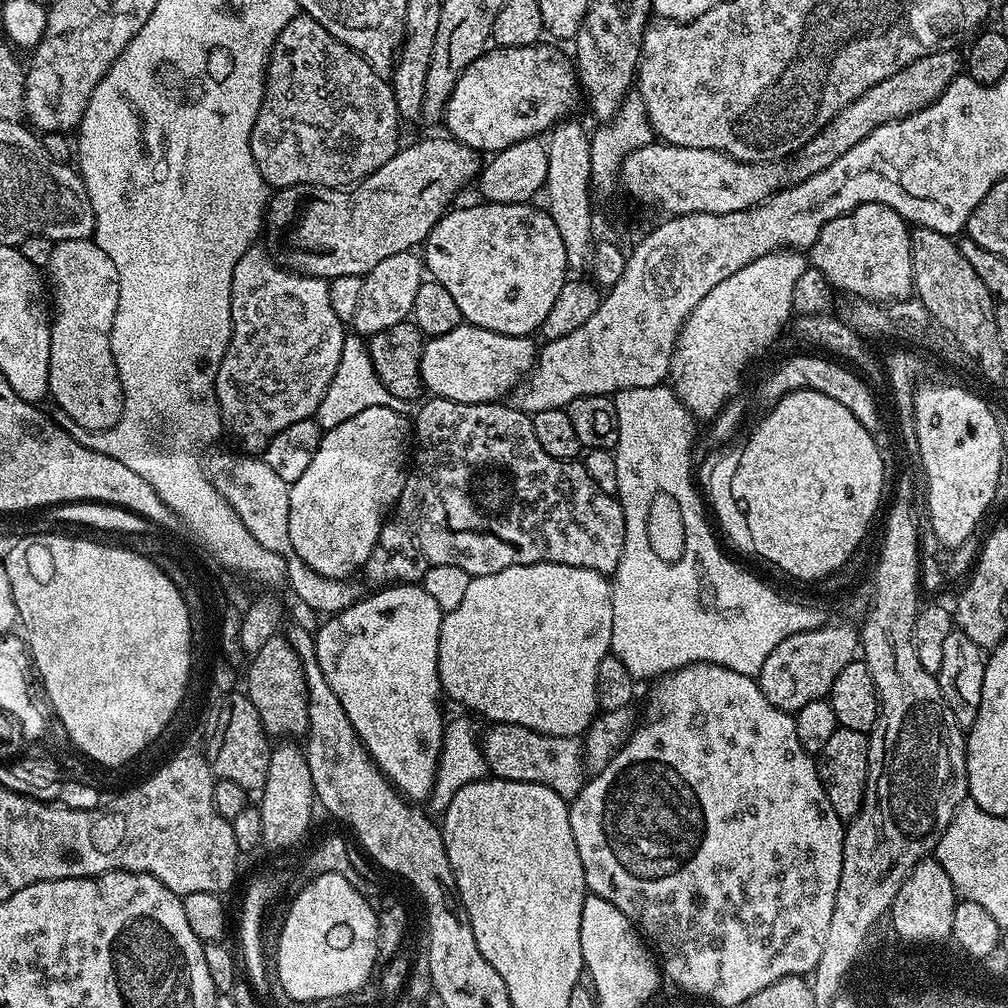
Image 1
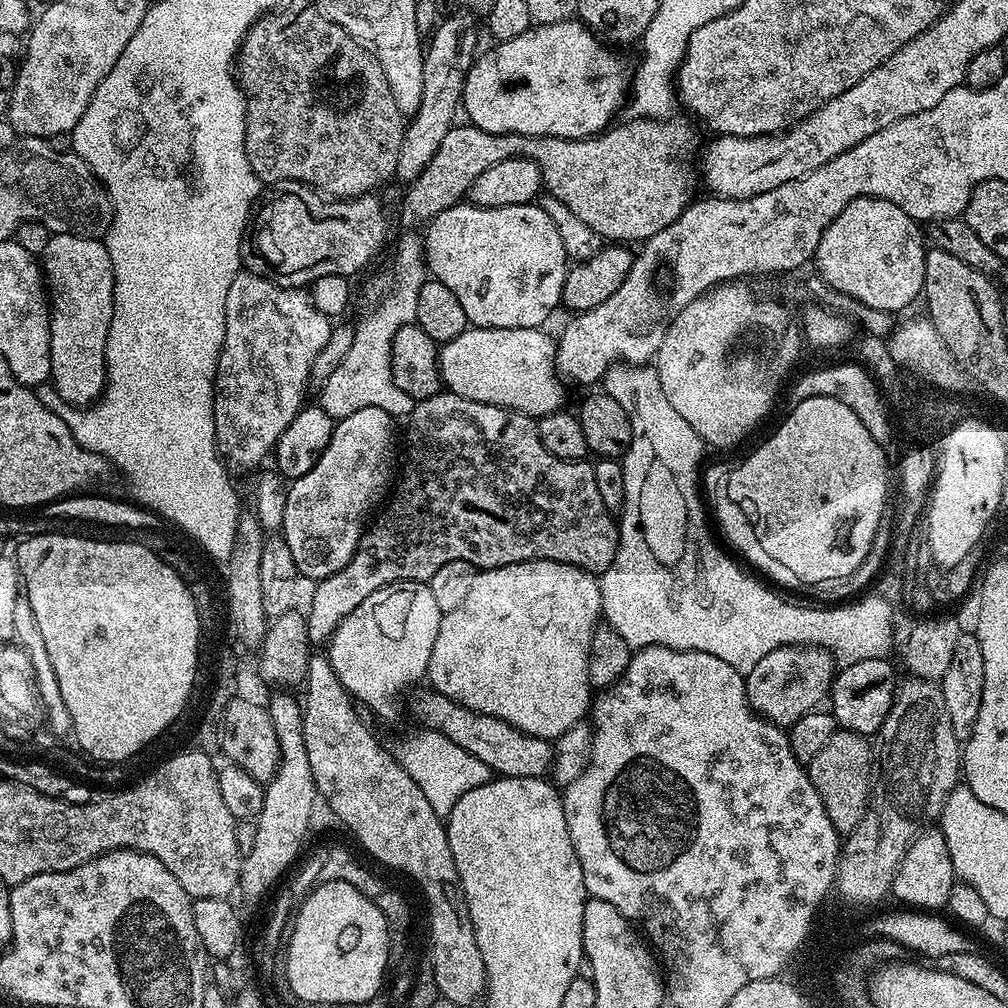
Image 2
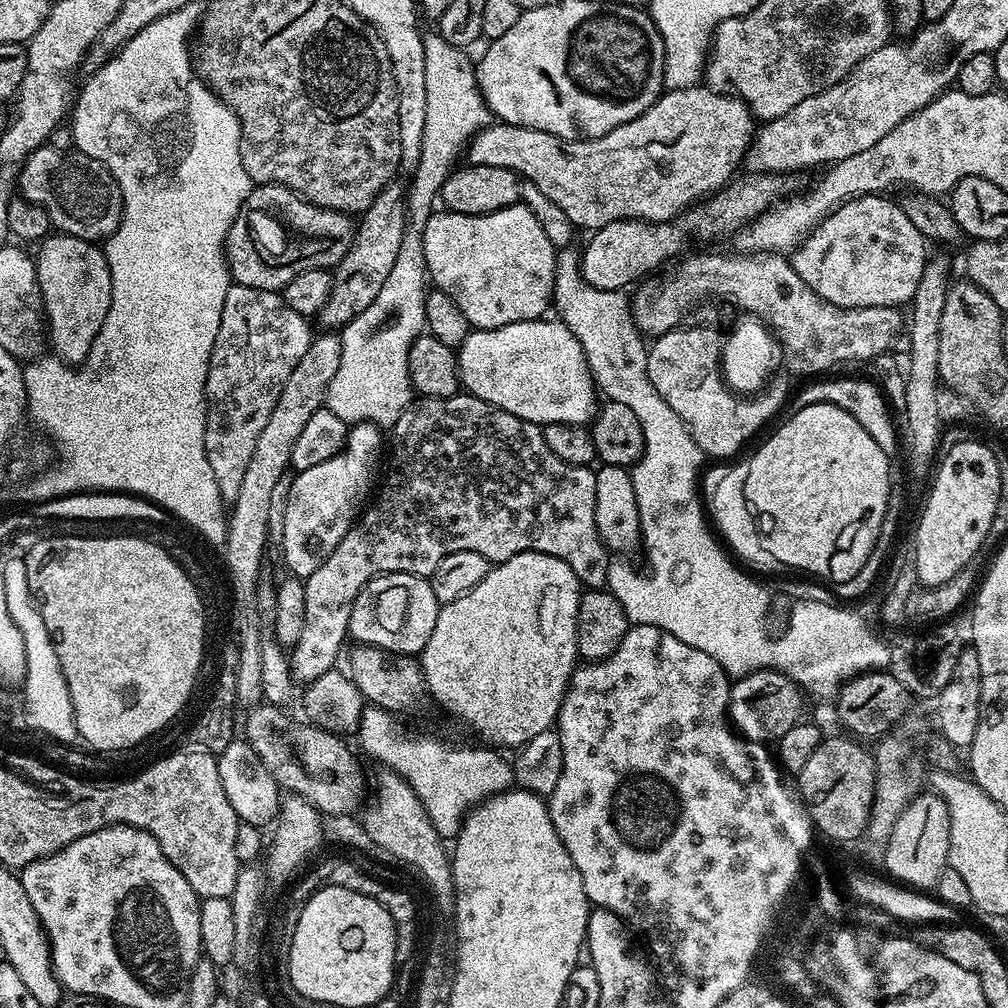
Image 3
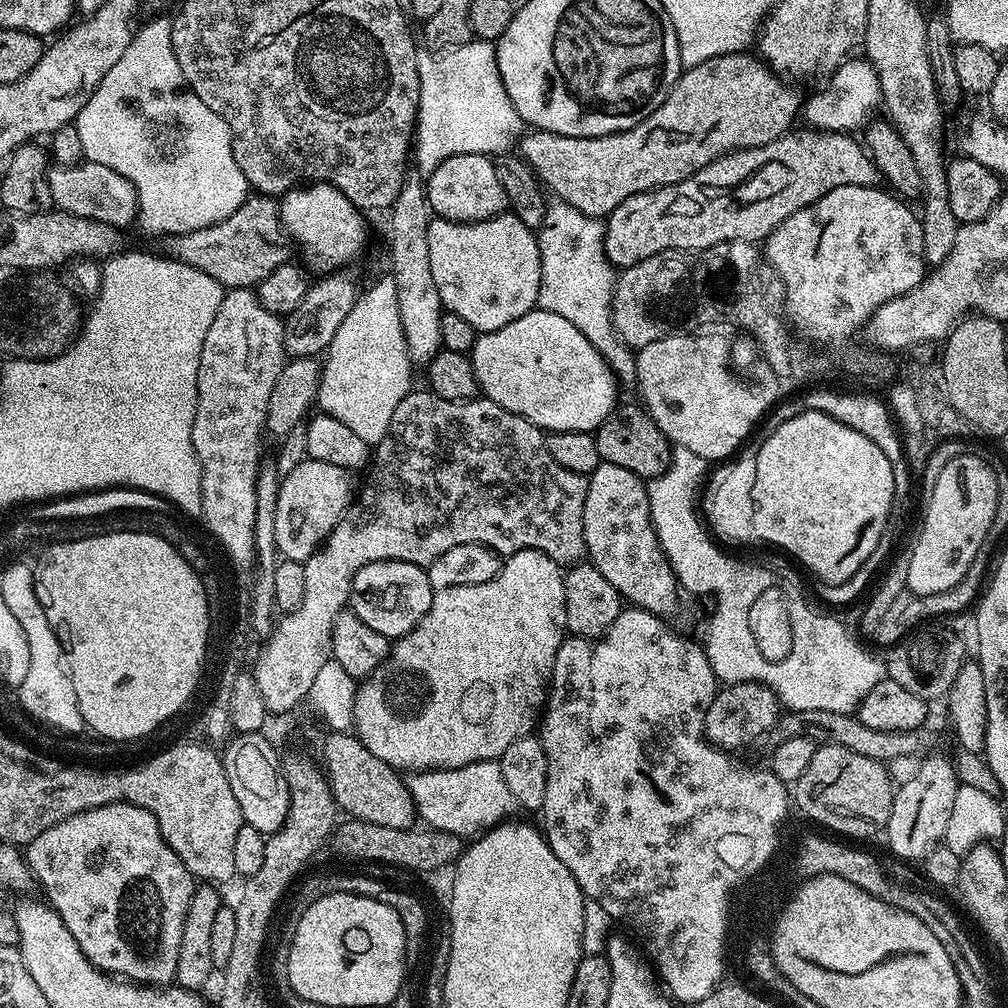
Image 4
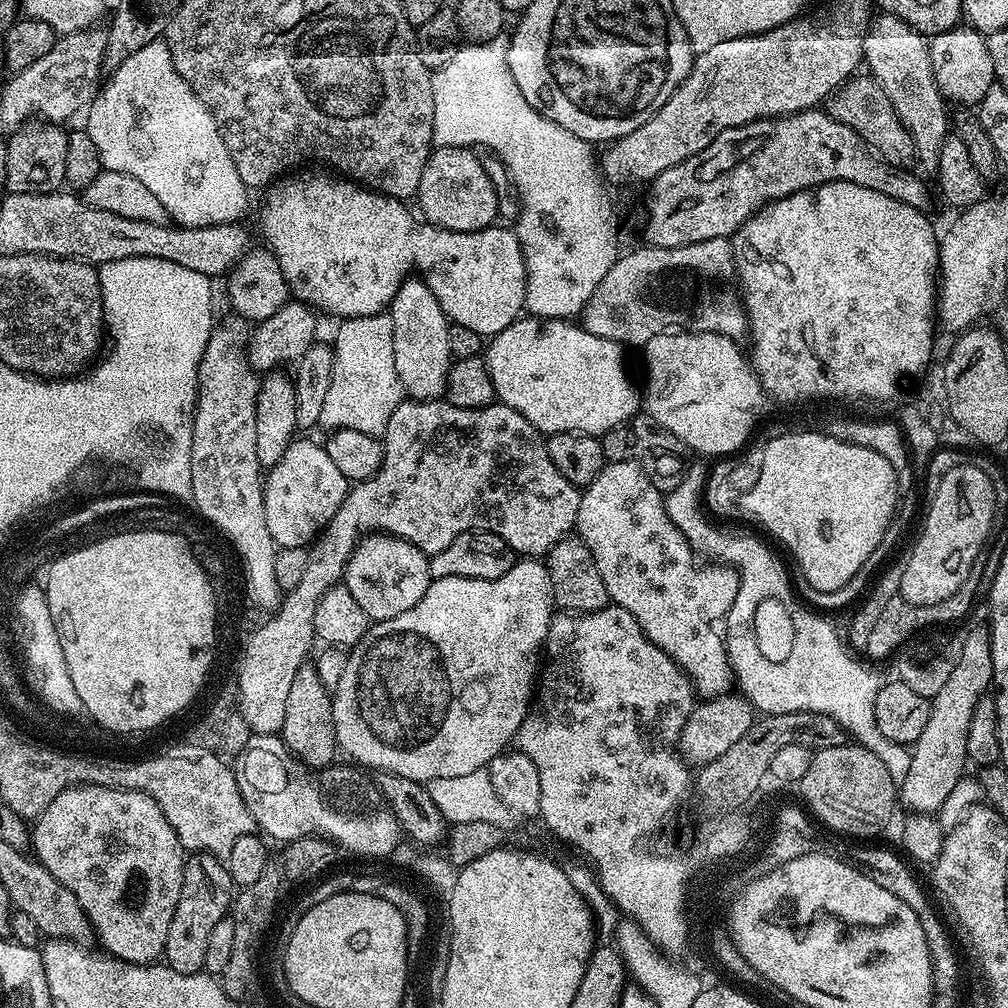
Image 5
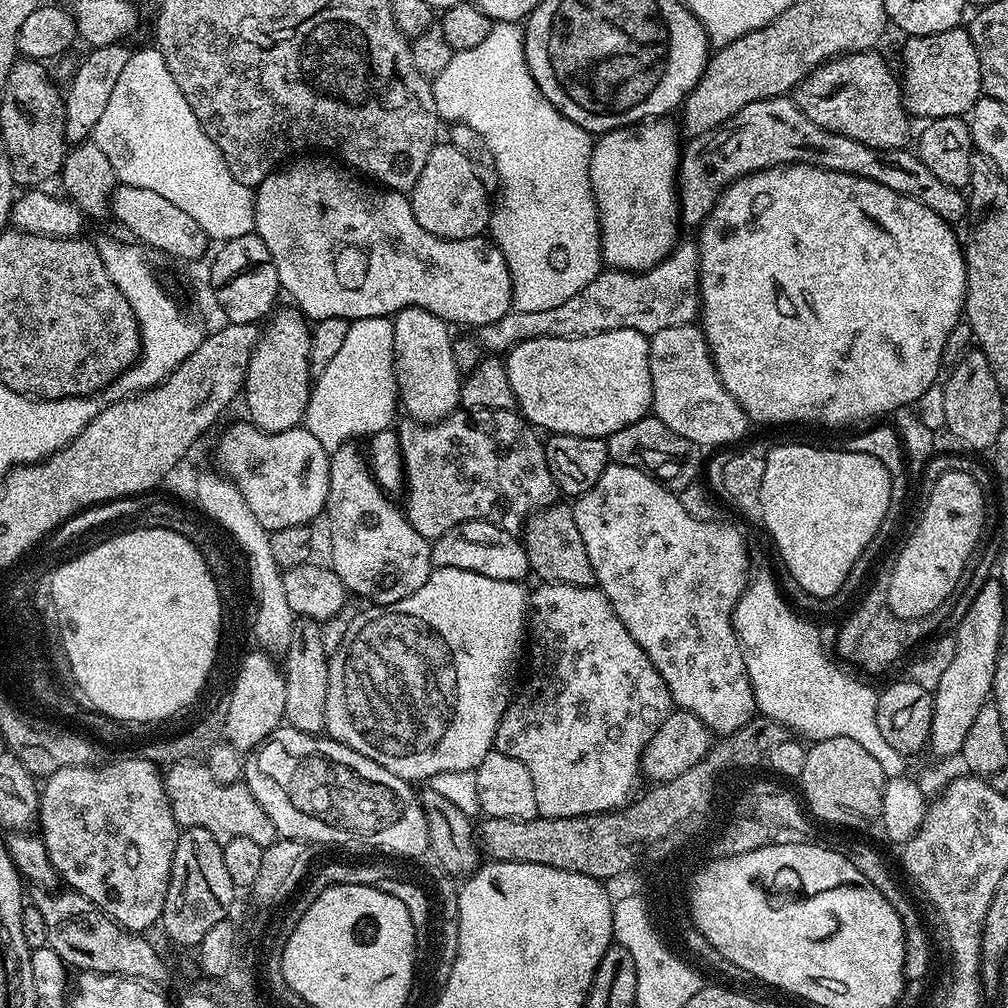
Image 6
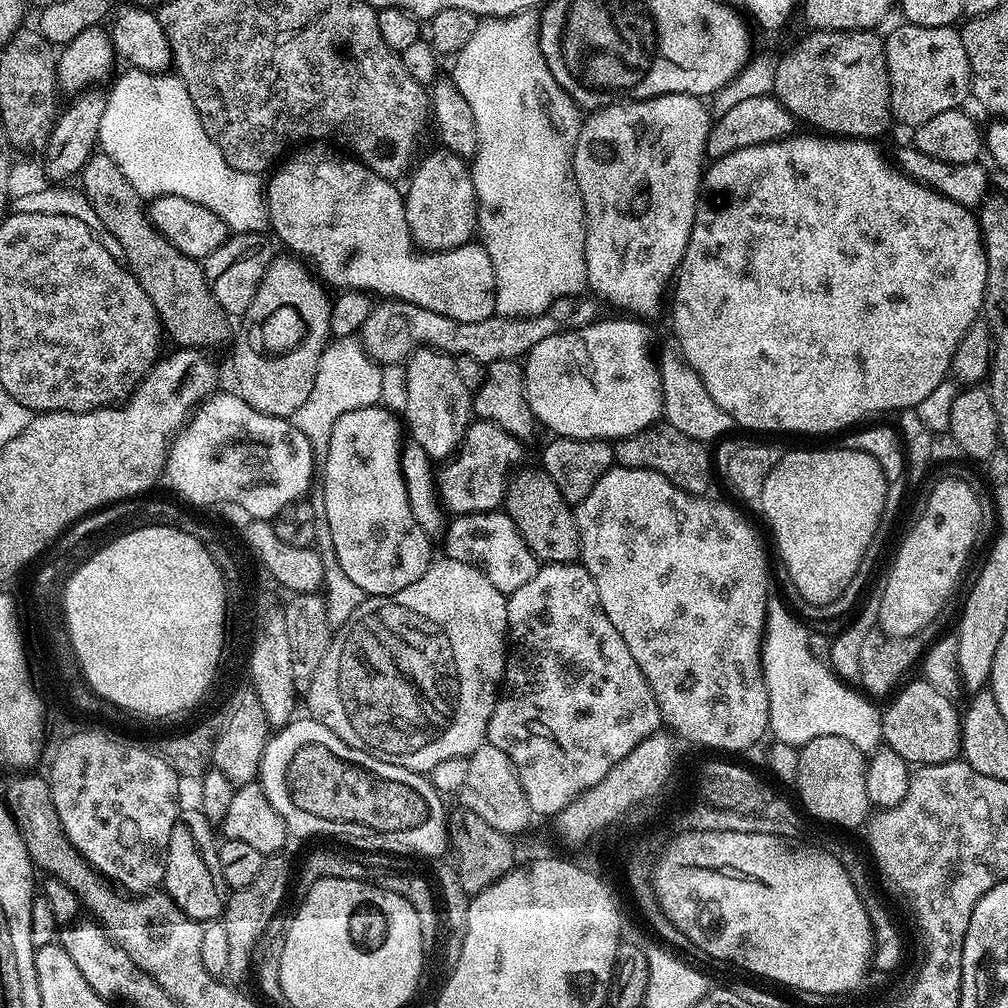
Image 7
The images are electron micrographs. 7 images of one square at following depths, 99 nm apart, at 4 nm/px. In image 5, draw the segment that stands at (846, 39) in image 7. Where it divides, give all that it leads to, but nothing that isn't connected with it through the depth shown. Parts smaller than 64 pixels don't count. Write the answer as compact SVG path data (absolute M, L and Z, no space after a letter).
M860 74L841 84L838 91L827 101L826 111L832 119L850 126L854 134L858 134L868 143L868 147L880 159L892 165L893 168L907 169L908 164L917 159L914 142L905 126L899 121L890 99L883 93L882 86L872 76Z

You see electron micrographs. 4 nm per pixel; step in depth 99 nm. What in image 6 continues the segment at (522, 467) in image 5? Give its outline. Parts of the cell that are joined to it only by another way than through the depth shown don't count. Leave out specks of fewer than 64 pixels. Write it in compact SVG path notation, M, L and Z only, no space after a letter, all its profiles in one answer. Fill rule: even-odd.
M473 408L471 410L457 410L452 415L440 420L436 424L419 424L417 420L404 418L399 421L398 427L395 429L398 434L398 442L402 450L402 462L404 463L404 483L406 485L406 493L408 497L402 503L403 511L408 517L408 524L414 526L414 530L418 530L418 534L422 534L422 538L426 538L429 542L437 540L442 534L446 534L446 530L450 530L454 526L458 526L462 522L470 522L471 520L485 520L491 524L497 524L502 530L513 534L519 533L528 520L536 512L540 512L544 508L549 508L558 500L558 489L554 478L550 474L550 466L546 466L546 454L544 453L544 440L539 436L537 429L533 428L519 411L512 408L503 408L502 410L494 410L493 408ZM263 650L249 651L235 669L230 704L223 731L225 741L237 752L248 754L261 744L275 728L285 723L286 686L281 665Z

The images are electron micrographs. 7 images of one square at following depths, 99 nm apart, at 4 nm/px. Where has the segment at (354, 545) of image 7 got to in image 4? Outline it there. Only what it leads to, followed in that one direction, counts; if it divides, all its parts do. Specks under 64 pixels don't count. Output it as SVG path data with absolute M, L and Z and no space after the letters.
M397 560L370 562L354 574L350 611L358 614L370 630L389 638L399 638L418 626L426 610L430 610L433 595L430 578L421 565Z

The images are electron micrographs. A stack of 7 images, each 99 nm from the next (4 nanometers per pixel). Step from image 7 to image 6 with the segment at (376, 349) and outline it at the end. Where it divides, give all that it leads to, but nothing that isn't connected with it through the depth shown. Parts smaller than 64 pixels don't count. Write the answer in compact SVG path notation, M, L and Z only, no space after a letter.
M677 243L671 254L645 272L602 270L594 282L551 310L513 310L498 322L478 329L485 353L506 354L530 338L574 338L610 330L638 330L651 338L658 330L693 323L700 315L700 250L695 243Z

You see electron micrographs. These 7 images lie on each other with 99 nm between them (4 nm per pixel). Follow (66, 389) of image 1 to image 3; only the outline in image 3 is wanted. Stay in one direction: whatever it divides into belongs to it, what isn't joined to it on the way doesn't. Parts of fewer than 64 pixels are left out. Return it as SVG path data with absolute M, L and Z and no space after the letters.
M52 234L39 243L35 264L53 353L73 366L83 363L110 308L112 279L103 249L77 236Z

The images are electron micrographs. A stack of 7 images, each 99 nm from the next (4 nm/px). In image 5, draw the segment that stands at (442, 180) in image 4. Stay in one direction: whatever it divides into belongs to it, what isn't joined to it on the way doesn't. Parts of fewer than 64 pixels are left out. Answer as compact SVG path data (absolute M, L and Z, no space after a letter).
M471 147L436 148L429 152L414 200L420 203L419 215L436 228L477 232L493 227L498 220L499 195Z

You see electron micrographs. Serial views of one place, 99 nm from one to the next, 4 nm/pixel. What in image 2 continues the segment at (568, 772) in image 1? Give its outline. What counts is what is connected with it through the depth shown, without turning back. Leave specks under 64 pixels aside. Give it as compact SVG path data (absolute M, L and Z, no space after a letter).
M420 686L411 693L412 716L425 729L446 734L450 742L462 746L462 750L474 754L497 777L510 778L544 778L552 767L553 745L549 741L538 738L534 734L526 734L502 718L494 718L490 714L482 714L446 698L446 694L437 692L431 686Z

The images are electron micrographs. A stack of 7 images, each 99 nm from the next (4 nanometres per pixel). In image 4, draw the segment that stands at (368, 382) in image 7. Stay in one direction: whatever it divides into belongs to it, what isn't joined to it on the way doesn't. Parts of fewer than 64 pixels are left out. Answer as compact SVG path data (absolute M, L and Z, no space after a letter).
M384 274L377 284L372 284L368 288L368 293L361 295L357 299L354 310L350 310L350 314L346 314L345 320L342 321L342 326L338 326L338 334L334 334L334 342L330 342L326 359L322 364L322 371L320 373L320 389L318 397L318 408L325 416L333 416L338 418L338 422L343 422L349 430L354 430L354 434L358 434L358 438L362 438L370 446L375 446L380 443L382 438L386 438L388 427L390 426L390 418L394 418L394 410L398 410L398 402L402 402L402 398L406 398L408 393L413 391L414 384L412 384L412 371L414 365L410 354L408 353L408 346L406 344L406 334L402 330L402 314L398 308L398 290L391 275Z

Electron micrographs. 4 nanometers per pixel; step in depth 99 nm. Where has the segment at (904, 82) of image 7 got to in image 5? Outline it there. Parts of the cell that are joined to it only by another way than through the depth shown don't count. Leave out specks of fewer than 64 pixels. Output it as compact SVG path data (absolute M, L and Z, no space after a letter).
M957 26L931 37L927 43L930 65L933 66L934 82L937 84L937 88L945 101L952 102L952 100L957 100L955 103L960 106L979 105L980 100L986 94L986 90L990 90L992 85L996 83L994 58L990 58L987 39L971 26Z

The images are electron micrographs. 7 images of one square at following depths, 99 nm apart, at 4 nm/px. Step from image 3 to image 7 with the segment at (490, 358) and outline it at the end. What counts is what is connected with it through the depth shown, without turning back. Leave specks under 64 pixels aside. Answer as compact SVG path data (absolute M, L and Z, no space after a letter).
M598 318L595 323L588 324L585 328L575 328L574 330L570 330L569 332L559 332L558 334L554 334L550 338L542 338L542 342L538 342L538 346L534 346L531 350L529 350L528 355L523 357L522 367L524 369L524 389L526 390L526 402L530 402L530 410L537 418L537 421L541 425L544 424L546 427L552 431L552 434L556 436L569 436L570 438L586 438L587 440L607 440L609 442L615 442L617 440L621 440L622 438L626 438L630 434L638 434L638 430L646 430L650 425L657 423L664 415L664 399L662 398L662 382L660 381L660 370L658 367L657 357L654 355L654 348L652 352L652 332L647 328L645 321L640 318L620 318L624 320L604 320L604 318Z

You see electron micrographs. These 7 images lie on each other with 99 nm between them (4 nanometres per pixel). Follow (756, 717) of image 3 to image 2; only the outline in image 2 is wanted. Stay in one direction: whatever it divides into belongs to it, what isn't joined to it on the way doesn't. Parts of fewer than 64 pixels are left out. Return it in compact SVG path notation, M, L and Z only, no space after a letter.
M791 644L778 650L770 650L754 670L746 673L744 685L748 704L764 719L785 730L791 728L798 718L817 711L832 690L832 677L838 665L832 653L815 646Z

